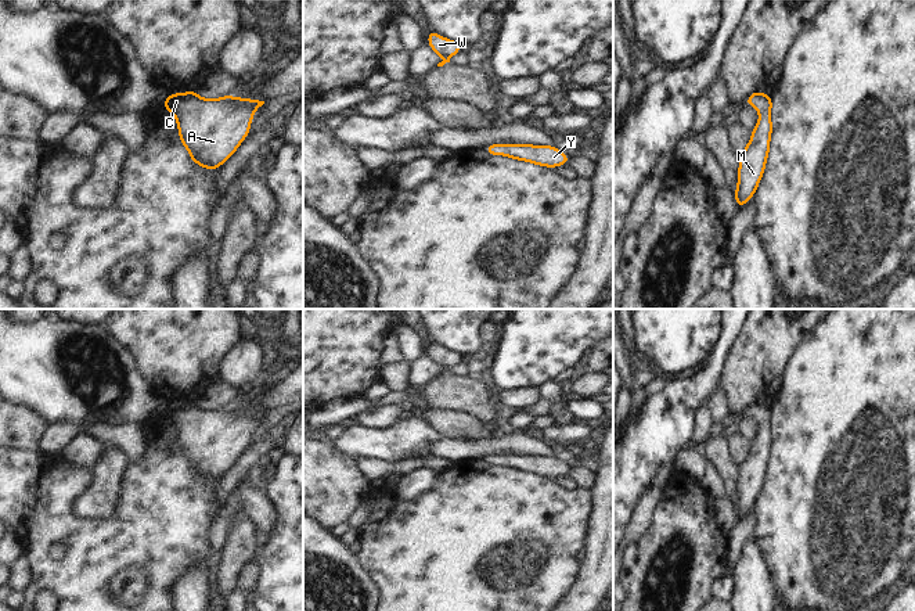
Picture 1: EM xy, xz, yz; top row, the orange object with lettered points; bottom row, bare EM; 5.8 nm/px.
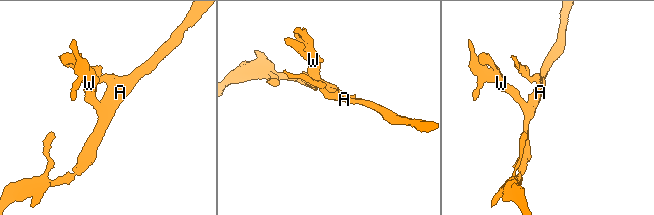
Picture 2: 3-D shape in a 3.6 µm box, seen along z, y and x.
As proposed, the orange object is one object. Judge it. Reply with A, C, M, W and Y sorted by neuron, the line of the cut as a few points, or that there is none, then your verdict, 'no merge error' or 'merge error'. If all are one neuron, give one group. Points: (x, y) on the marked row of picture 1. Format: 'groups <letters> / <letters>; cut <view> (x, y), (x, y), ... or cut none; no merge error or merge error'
groups A C M W Y; cut none; no merge error

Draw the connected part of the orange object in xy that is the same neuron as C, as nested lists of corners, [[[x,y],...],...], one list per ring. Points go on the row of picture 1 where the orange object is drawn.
[[[190,90],[172,93],[162,107],[174,115],[180,141],[192,162],[216,170],[246,139],[252,118],[263,104],[231,94],[209,100]]]

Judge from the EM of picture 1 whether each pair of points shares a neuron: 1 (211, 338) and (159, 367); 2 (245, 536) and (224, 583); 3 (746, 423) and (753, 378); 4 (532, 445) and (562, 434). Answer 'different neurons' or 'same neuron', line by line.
1: same neuron
2: same neuron
3: different neurons
4: different neurons

